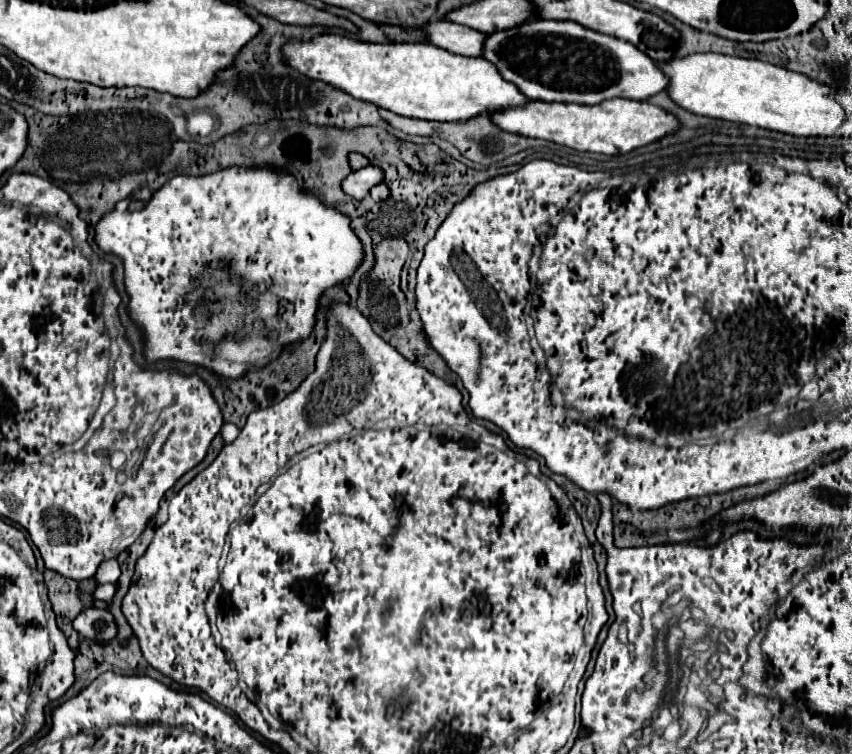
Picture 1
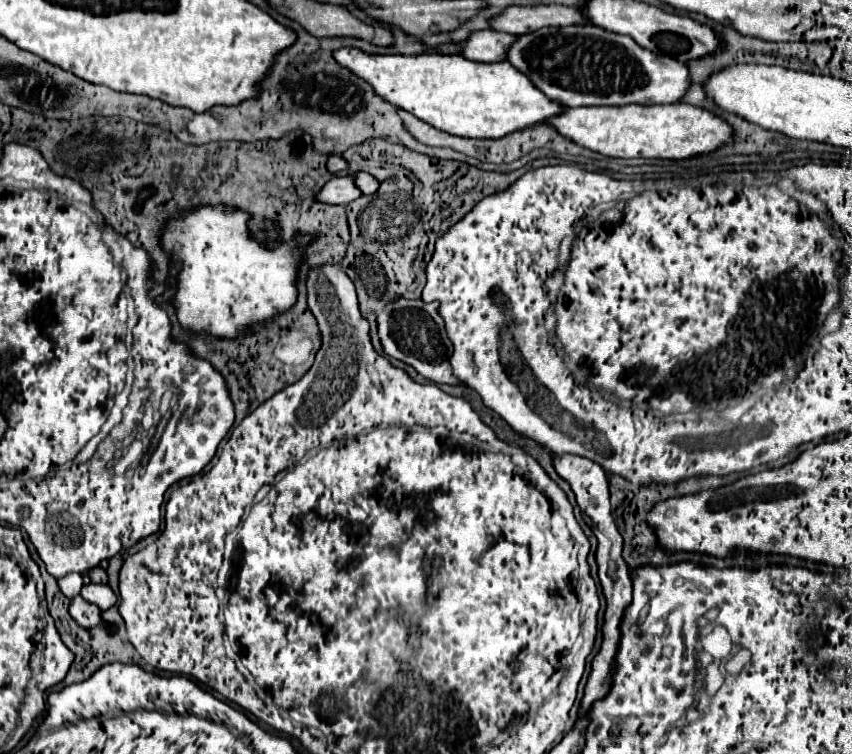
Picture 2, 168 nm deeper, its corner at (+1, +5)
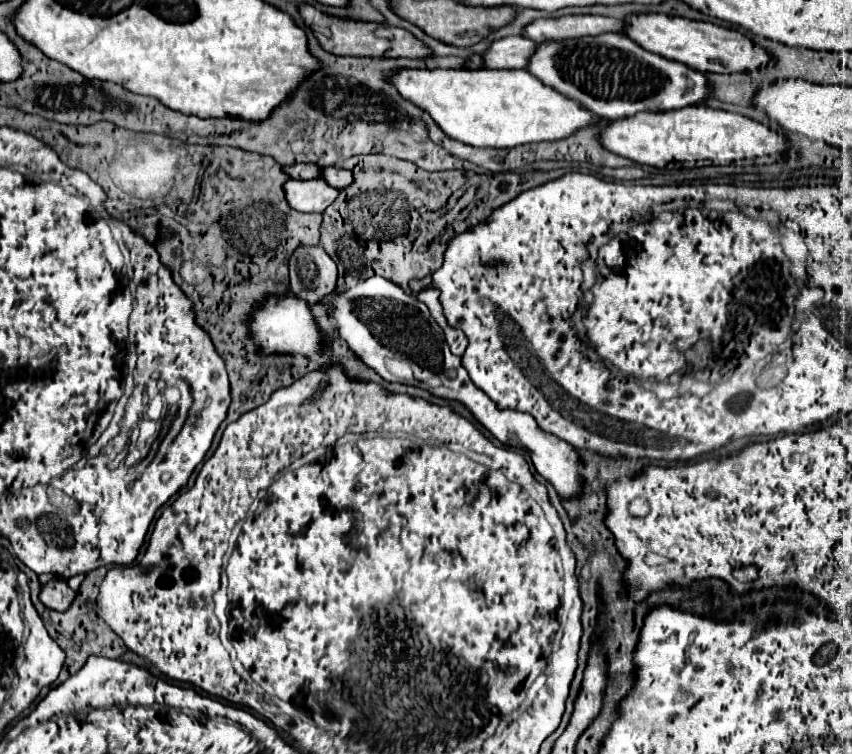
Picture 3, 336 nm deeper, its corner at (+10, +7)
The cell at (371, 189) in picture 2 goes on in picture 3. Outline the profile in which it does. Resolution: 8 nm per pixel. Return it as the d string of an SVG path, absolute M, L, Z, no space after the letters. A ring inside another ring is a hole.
M328 166L328 168L322 168L322 180L326 180L326 184L330 184L332 188L342 190L342 188L346 188L346 184L350 184L352 172Z

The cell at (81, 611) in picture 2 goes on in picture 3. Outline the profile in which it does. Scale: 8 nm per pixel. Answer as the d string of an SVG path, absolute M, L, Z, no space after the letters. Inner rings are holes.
M54 576L52 580L48 580L42 588L40 588L40 602L46 606L46 608L52 608L52 610L58 610L58 612L66 612L66 608L70 608L72 600L74 600L76 592L68 586L66 580Z

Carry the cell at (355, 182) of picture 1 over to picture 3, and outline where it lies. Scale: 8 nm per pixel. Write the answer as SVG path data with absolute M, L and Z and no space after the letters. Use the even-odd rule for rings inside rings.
M322 178L314 180L286 180L286 202L298 212L324 212L338 196L336 188L330 188Z

